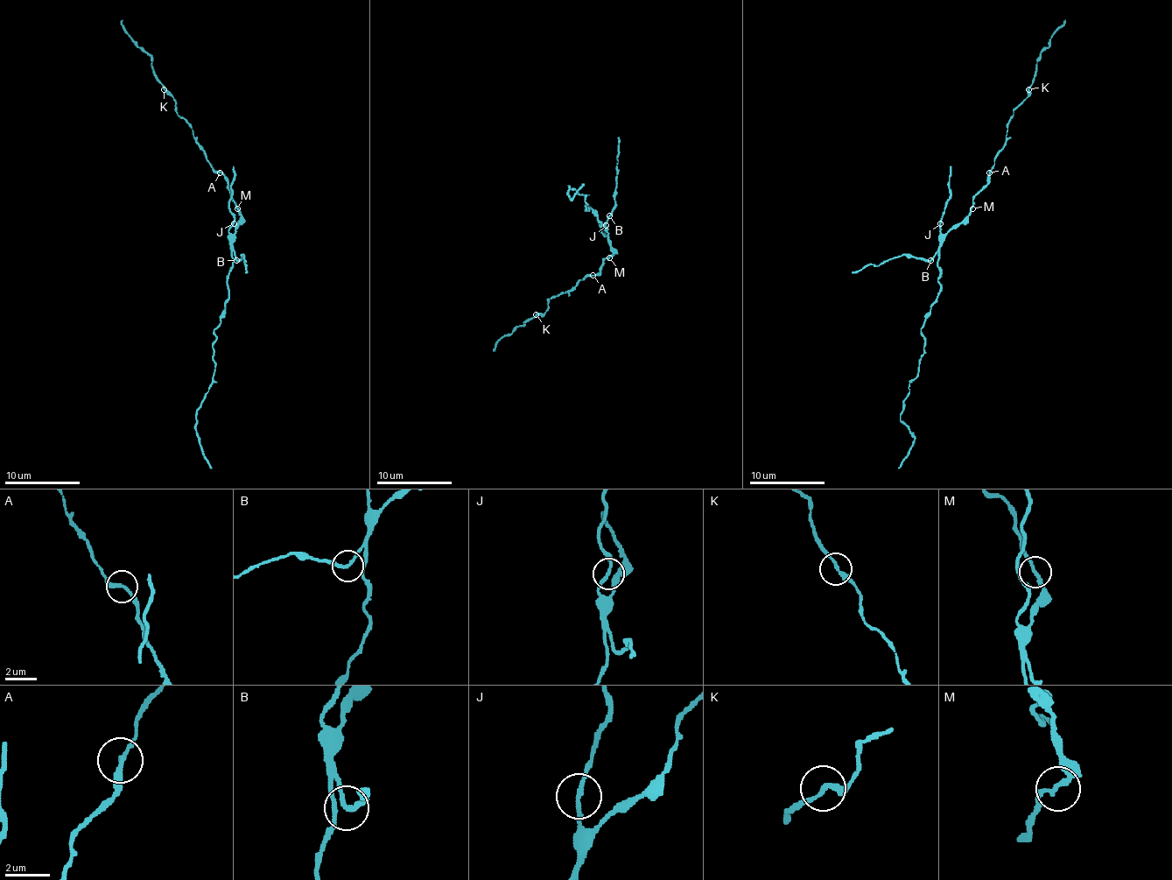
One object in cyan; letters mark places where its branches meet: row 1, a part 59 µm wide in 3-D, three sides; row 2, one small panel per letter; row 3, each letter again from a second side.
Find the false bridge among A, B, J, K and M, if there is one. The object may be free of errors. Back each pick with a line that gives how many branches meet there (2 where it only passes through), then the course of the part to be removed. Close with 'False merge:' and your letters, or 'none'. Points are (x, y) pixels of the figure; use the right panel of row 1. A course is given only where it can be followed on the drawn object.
False merge: none

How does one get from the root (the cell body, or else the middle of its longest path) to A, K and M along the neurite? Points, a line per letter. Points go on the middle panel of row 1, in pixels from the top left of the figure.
A: (609, 239), (612, 254), (604, 259), (600, 272), (593, 275)
K: (609, 239), (612, 254), (604, 259), (600, 272), (589, 275), (568, 292), (553, 295), (547, 308), (536, 314)
M: (609, 239), (609, 257)

